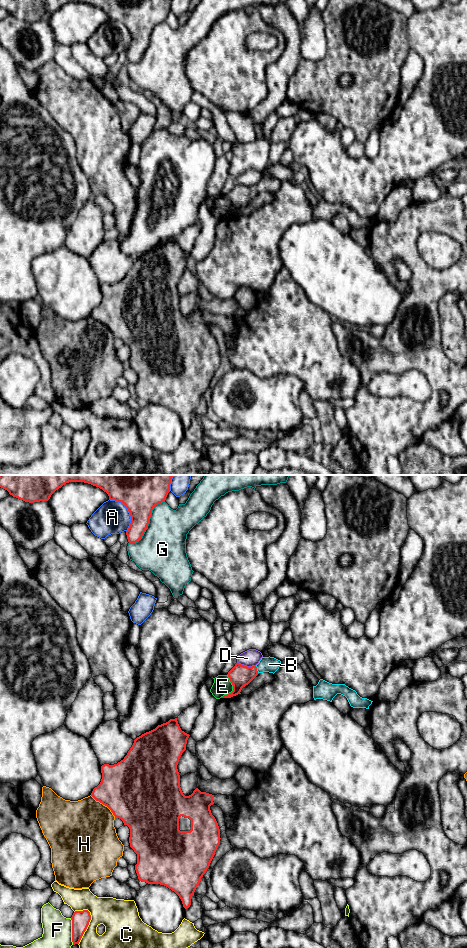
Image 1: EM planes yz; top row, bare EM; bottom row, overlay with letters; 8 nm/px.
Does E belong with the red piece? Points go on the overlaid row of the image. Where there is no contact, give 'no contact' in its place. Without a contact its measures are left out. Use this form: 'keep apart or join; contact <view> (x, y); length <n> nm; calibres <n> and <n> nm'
keep apart; contact yz (233, 688); length 200 nm; calibres 170 and 150 nm

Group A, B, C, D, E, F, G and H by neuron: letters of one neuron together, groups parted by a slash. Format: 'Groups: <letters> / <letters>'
Groups: A / B / C / D / E / F / G / H

